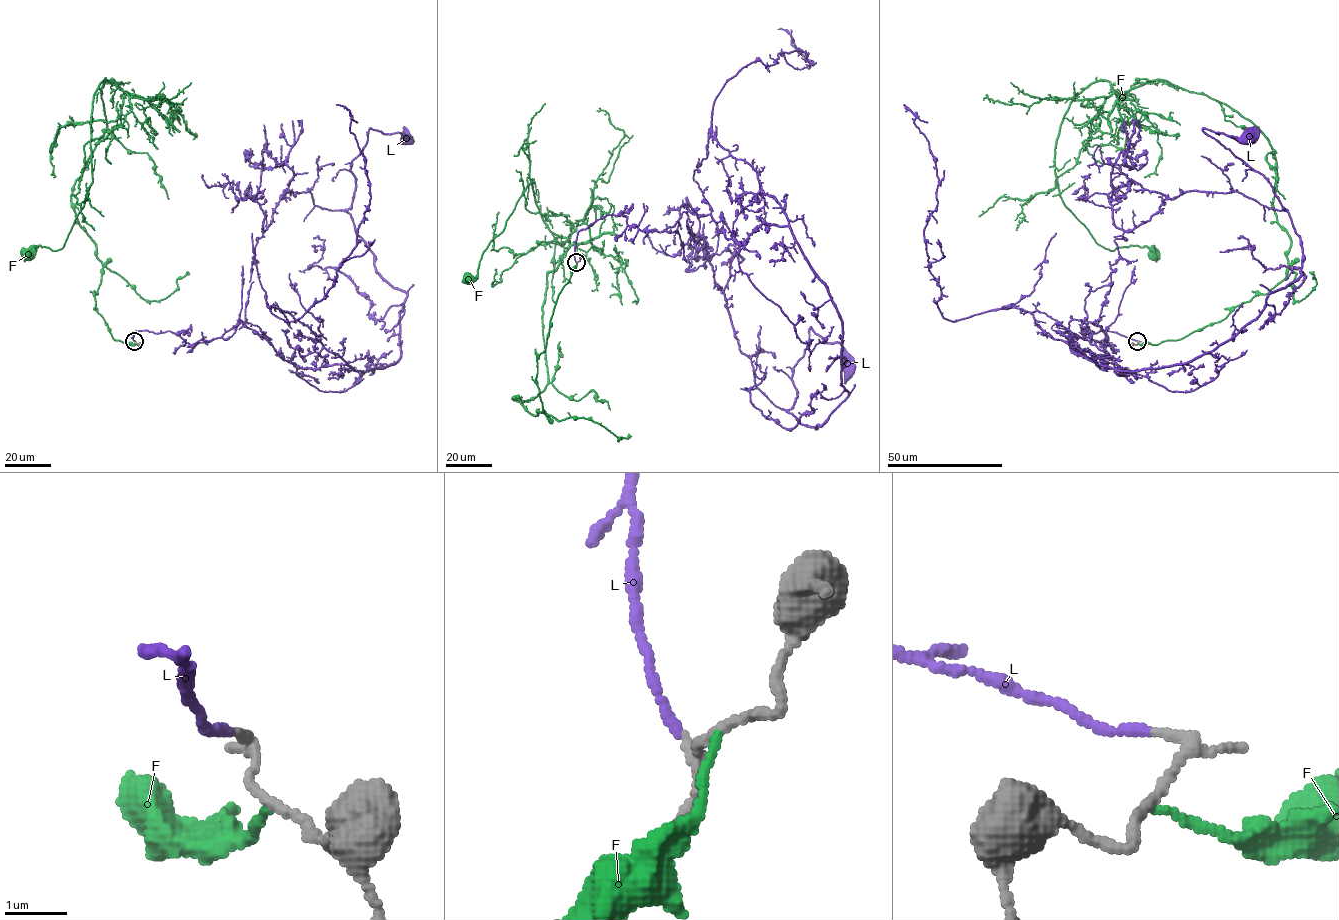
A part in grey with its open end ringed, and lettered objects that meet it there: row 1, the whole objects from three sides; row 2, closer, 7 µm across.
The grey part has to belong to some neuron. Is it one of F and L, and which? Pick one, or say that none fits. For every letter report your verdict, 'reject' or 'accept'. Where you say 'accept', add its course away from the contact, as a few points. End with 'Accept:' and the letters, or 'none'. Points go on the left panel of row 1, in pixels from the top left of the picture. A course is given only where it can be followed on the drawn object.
F: reject
L: accept; it runs (134, 340), (191, 345), (242, 322), (300, 368), (394, 363), (407, 294), (347, 210), (369, 129), (408, 139)
Accept: L

